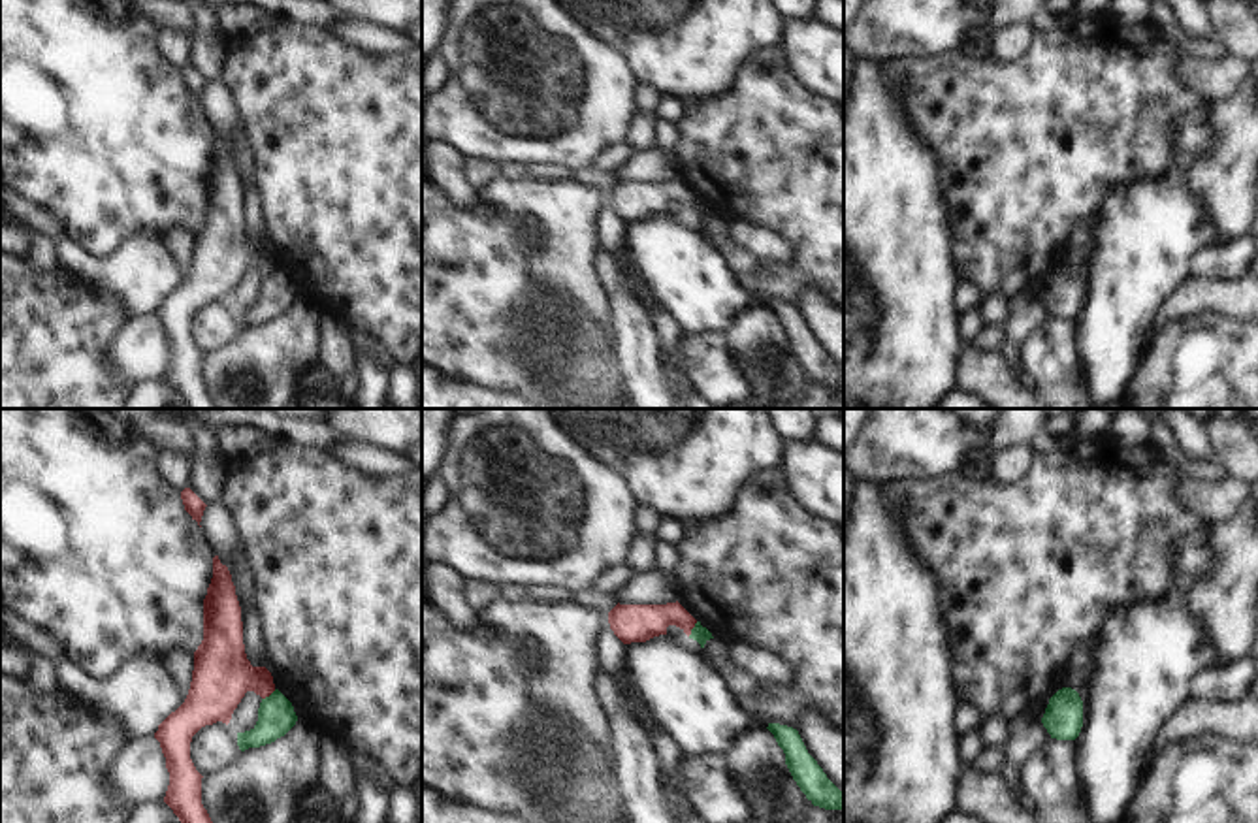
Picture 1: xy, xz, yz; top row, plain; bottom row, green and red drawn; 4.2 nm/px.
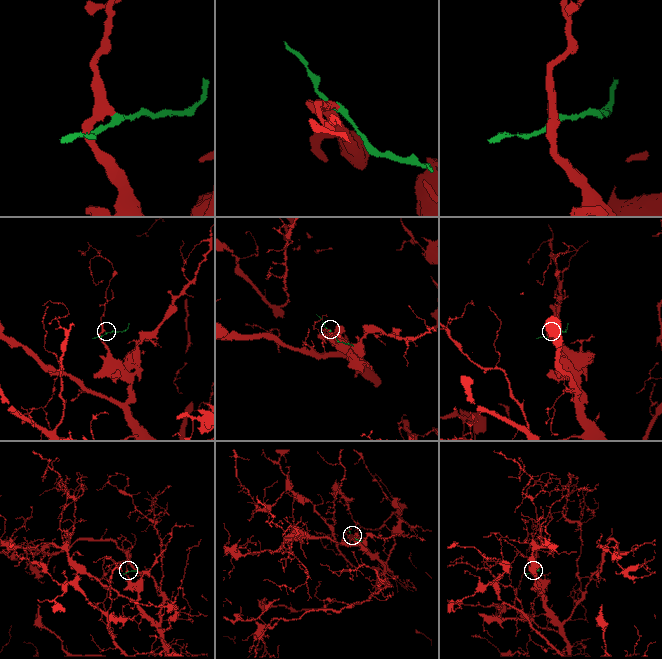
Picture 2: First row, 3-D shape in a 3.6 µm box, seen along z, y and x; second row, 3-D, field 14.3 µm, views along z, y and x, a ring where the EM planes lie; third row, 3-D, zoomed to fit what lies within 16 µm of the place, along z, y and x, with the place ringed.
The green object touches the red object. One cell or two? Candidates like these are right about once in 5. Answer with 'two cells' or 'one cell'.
two cells

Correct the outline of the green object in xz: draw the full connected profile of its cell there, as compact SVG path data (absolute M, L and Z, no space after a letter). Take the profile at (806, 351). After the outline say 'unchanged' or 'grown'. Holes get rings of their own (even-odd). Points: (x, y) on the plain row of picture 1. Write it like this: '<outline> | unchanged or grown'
M768 301L766 307L783 328L785 343L806 377L825 388L844 388L844 371L808 331L798 309L780 301Z | unchanged

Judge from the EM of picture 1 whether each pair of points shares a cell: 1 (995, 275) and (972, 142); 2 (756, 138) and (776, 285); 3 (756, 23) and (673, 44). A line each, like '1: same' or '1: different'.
1: same
2: same
3: same

